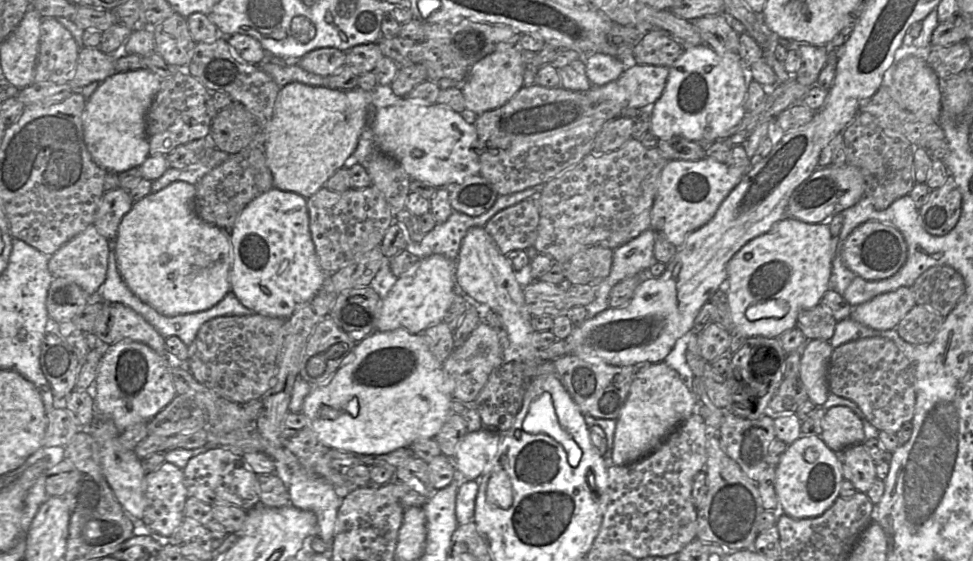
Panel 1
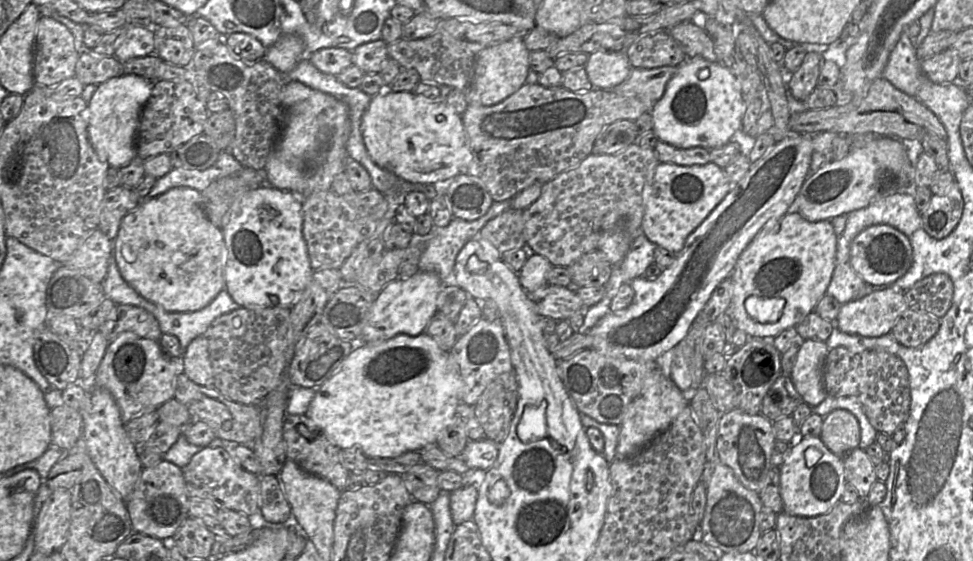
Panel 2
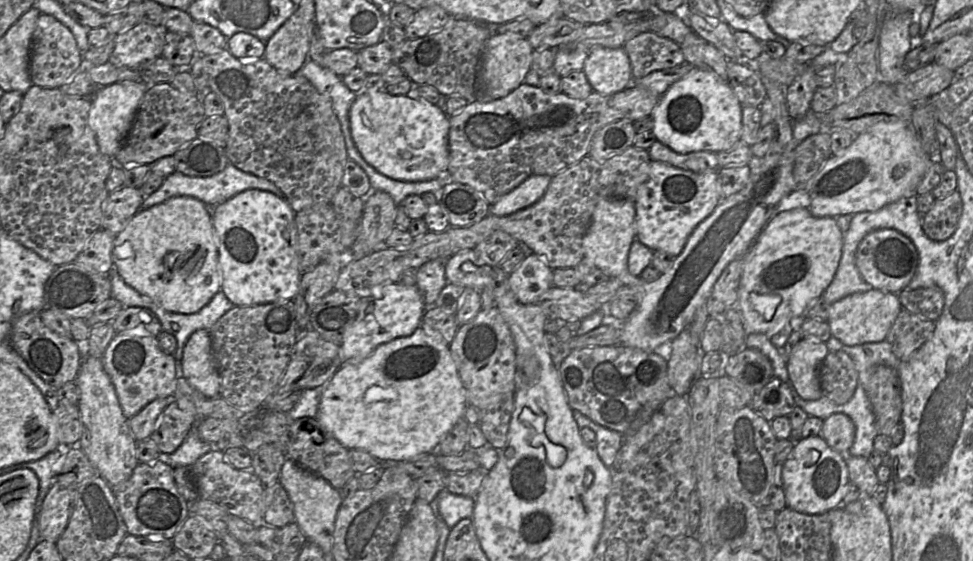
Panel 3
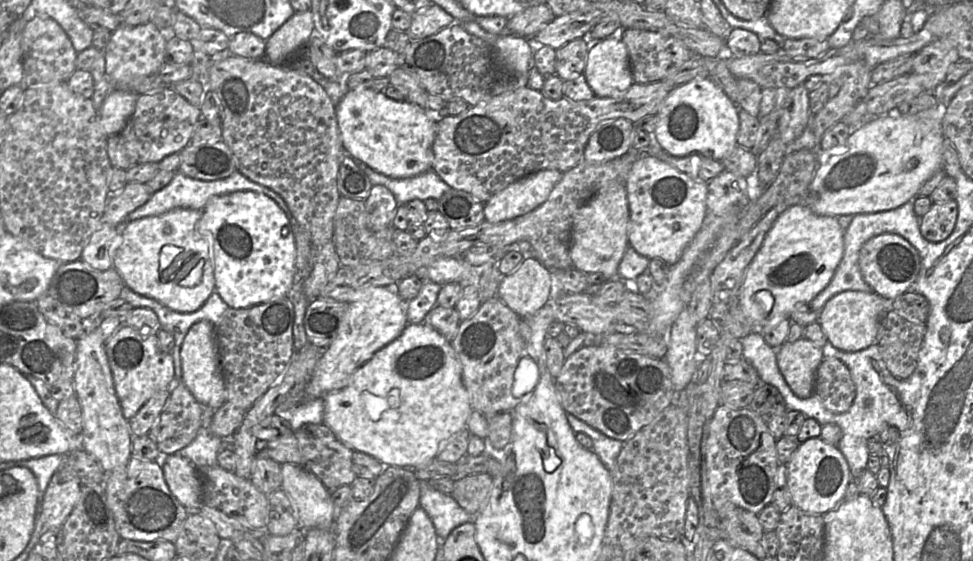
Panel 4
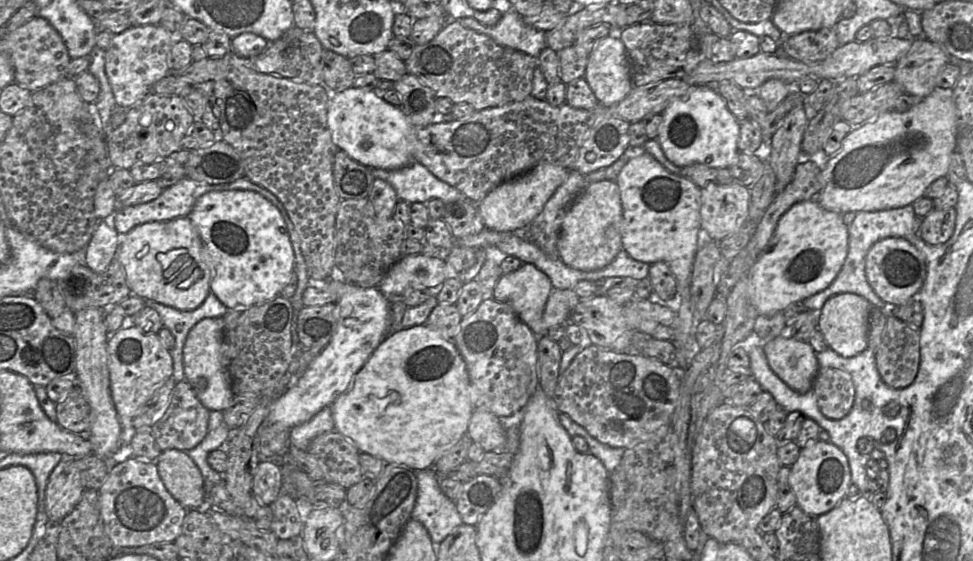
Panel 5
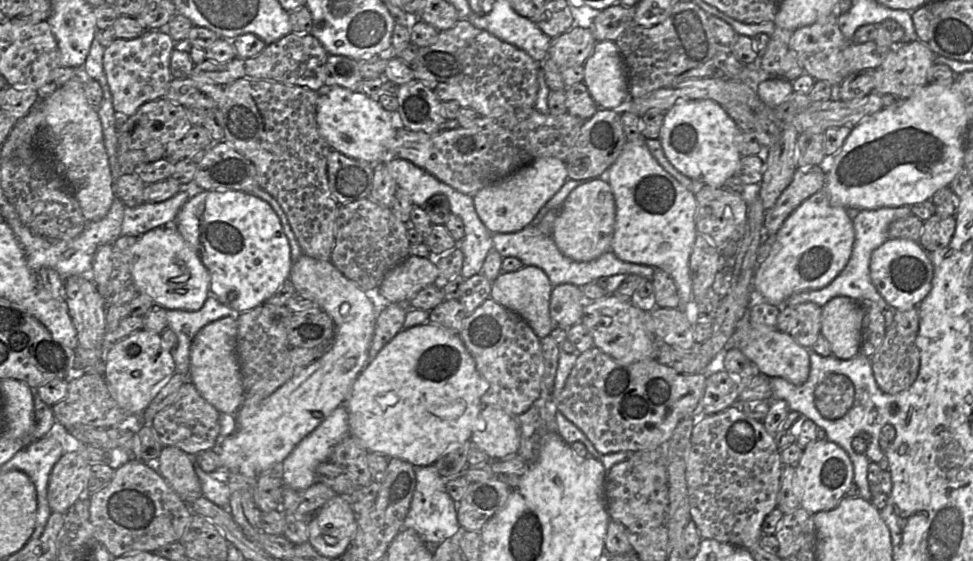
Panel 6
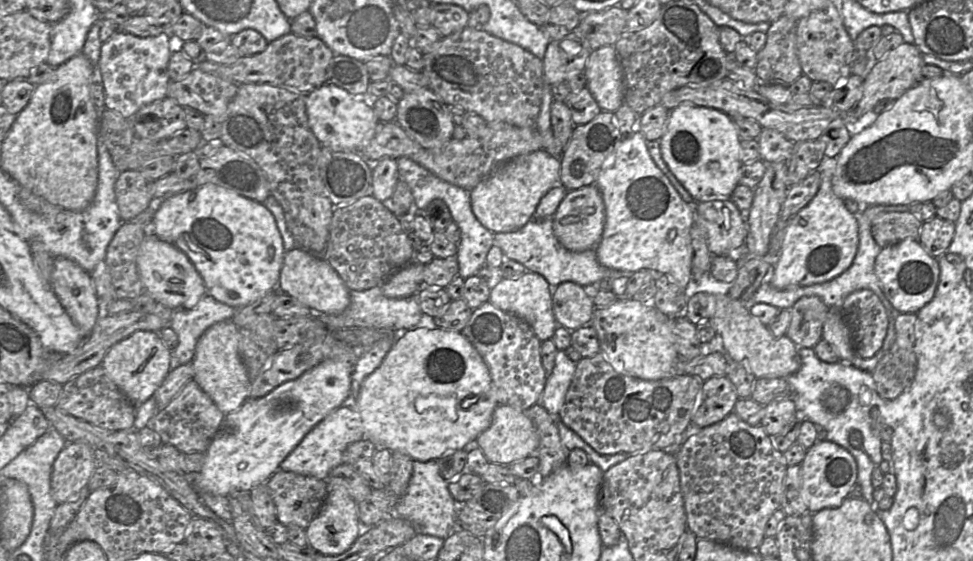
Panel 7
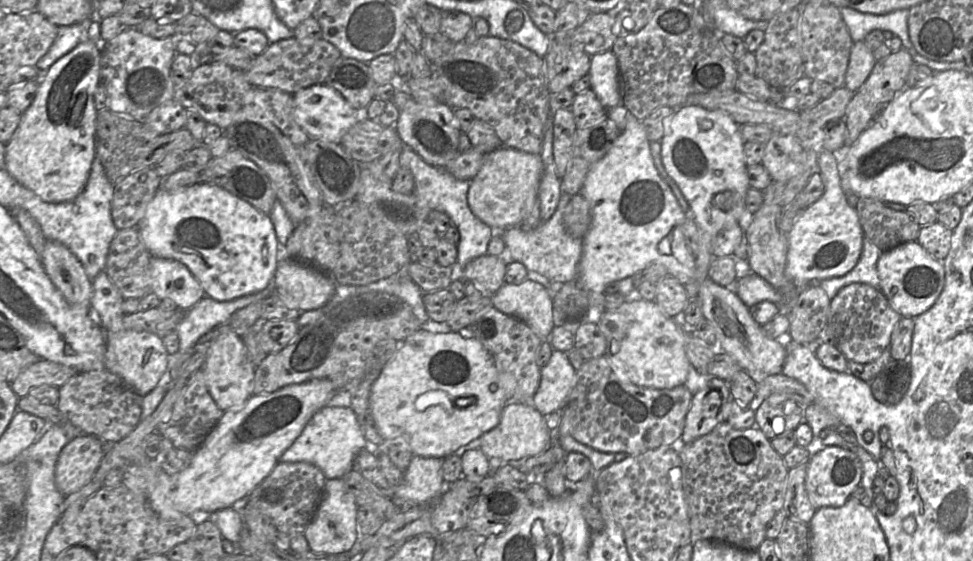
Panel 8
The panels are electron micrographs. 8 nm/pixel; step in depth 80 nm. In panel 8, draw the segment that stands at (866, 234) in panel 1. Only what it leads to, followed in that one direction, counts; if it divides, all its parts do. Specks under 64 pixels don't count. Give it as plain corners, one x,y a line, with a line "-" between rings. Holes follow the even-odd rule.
916,240
880,253
876,264
881,292
901,317
916,318
928,311
946,287
944,263
933,258

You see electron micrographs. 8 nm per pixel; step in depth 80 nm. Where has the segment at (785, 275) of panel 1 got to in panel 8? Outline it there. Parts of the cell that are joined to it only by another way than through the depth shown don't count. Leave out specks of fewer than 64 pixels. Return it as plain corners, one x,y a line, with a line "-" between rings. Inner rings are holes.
824,148
818,153
818,172
824,192
816,202
800,210
787,234
785,274
795,287
845,275
856,265
862,252
863,231
855,209
846,201
837,170
837,154

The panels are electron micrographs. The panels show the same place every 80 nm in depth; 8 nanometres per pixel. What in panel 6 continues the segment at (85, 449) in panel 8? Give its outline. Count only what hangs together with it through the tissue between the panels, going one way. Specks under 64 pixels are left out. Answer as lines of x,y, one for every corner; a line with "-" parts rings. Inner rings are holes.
77,451
65,452
50,473
47,500
52,512
66,513
87,493
90,463

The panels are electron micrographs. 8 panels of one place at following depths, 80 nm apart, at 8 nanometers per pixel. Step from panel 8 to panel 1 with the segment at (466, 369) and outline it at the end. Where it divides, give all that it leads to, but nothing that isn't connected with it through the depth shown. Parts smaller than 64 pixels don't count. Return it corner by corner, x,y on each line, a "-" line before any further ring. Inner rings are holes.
404,328
392,331
375,330
360,342
356,343
354,349
344,359
343,364
337,369
326,384
314,386
311,393
305,398
302,413
308,419
311,428
319,441
330,449
355,452
361,455
382,455
402,447
410,447
415,441
435,439
450,414
450,403
453,397
454,381
443,368
432,353
430,346
422,334
412,334

